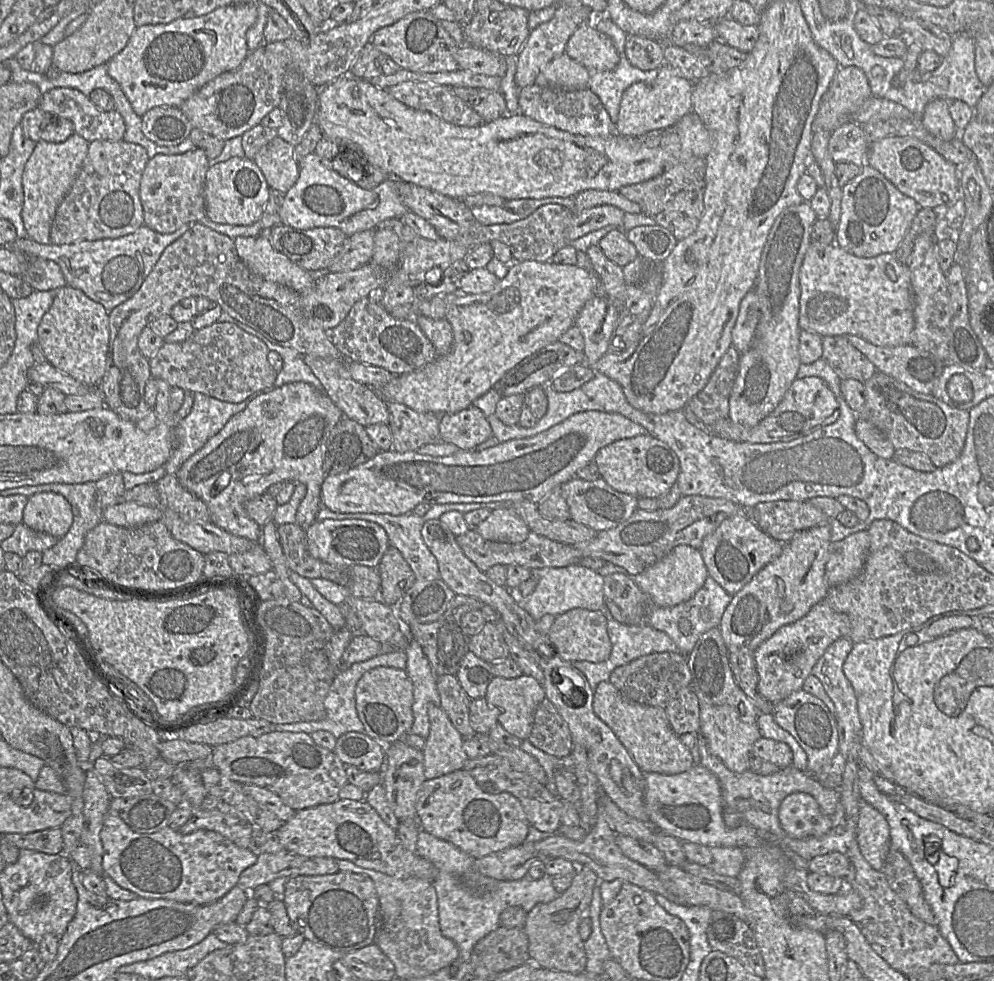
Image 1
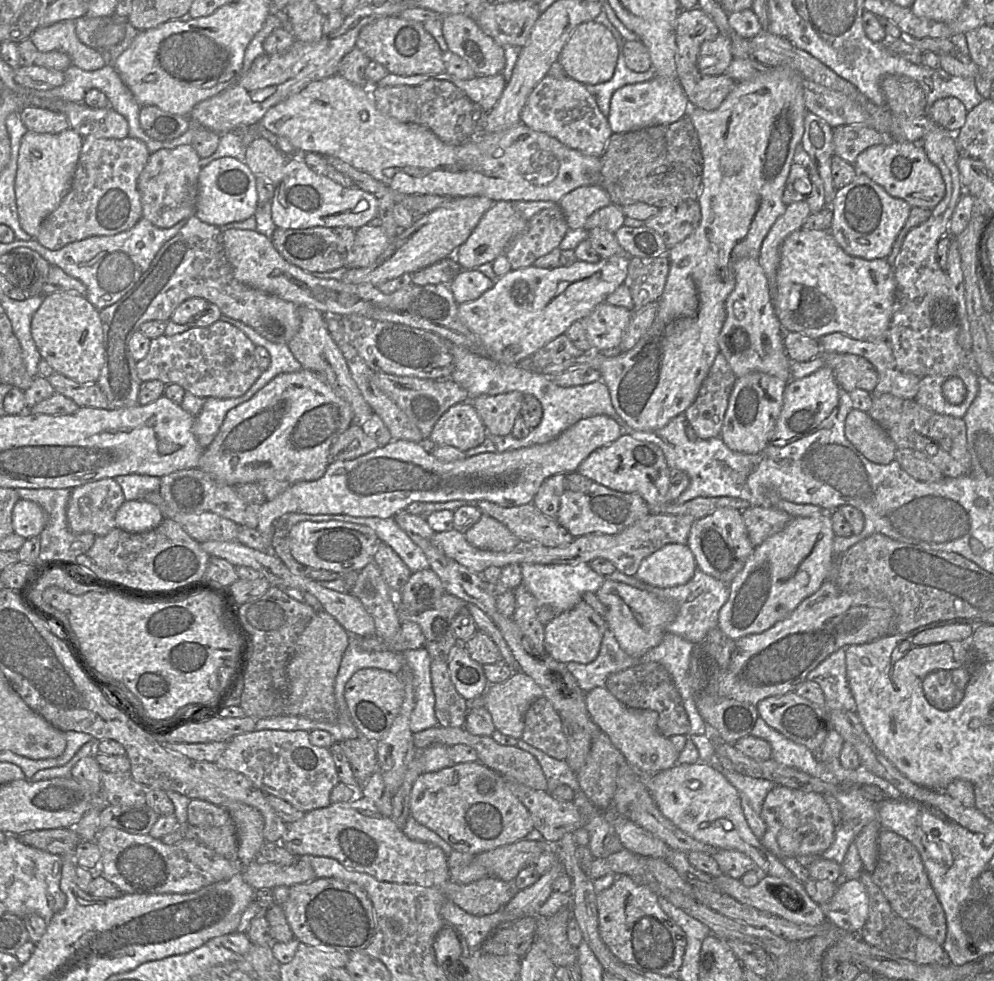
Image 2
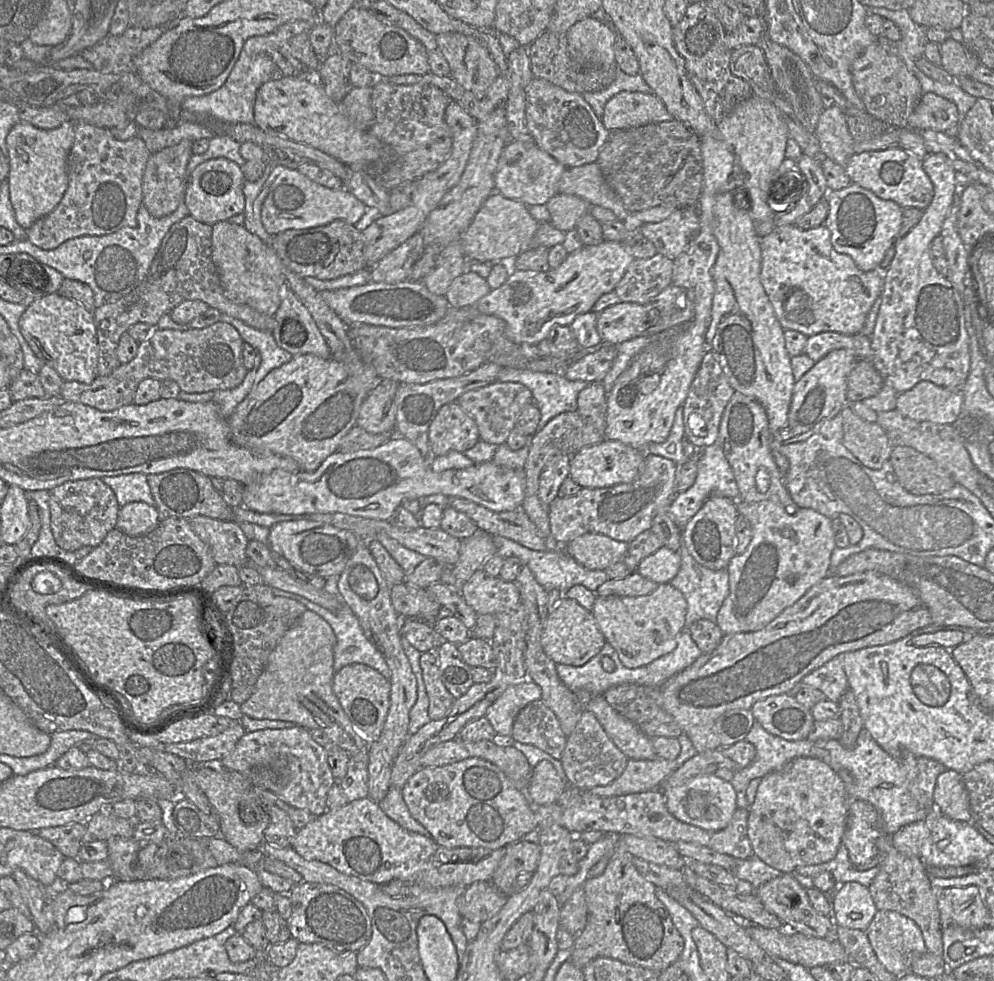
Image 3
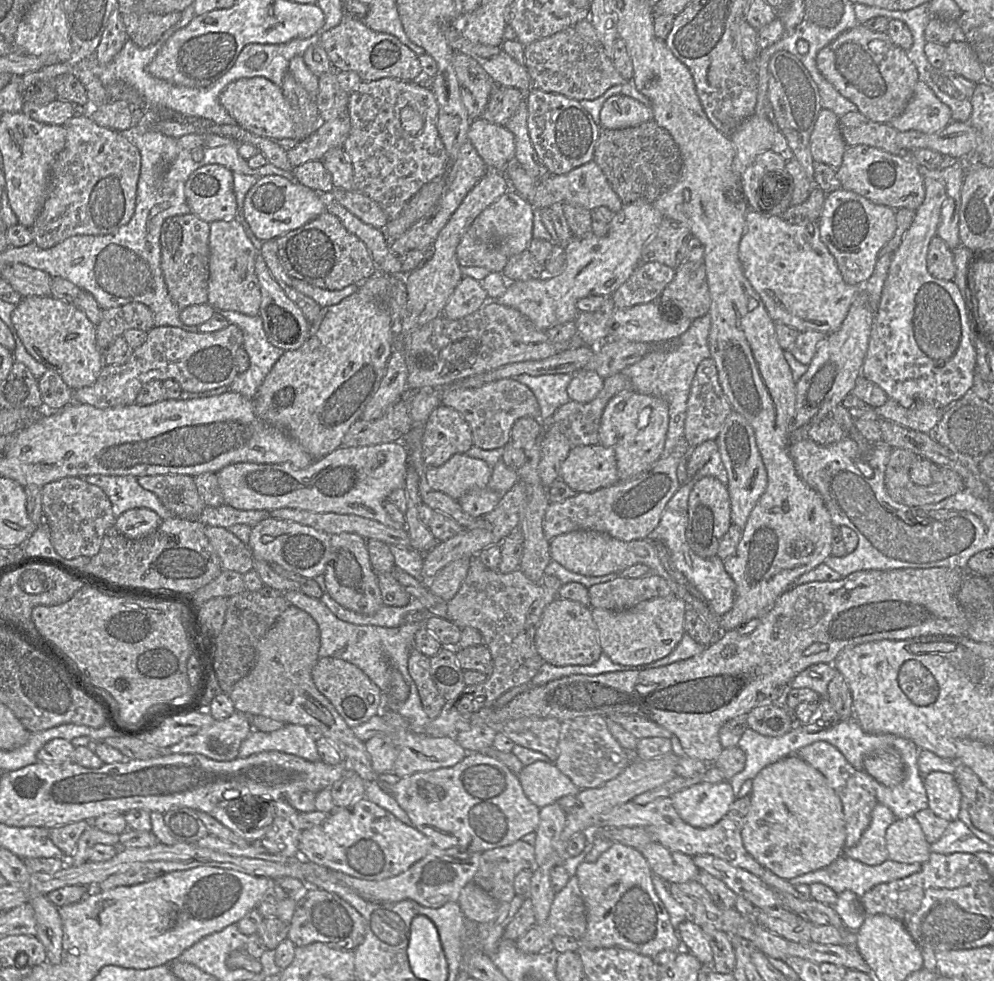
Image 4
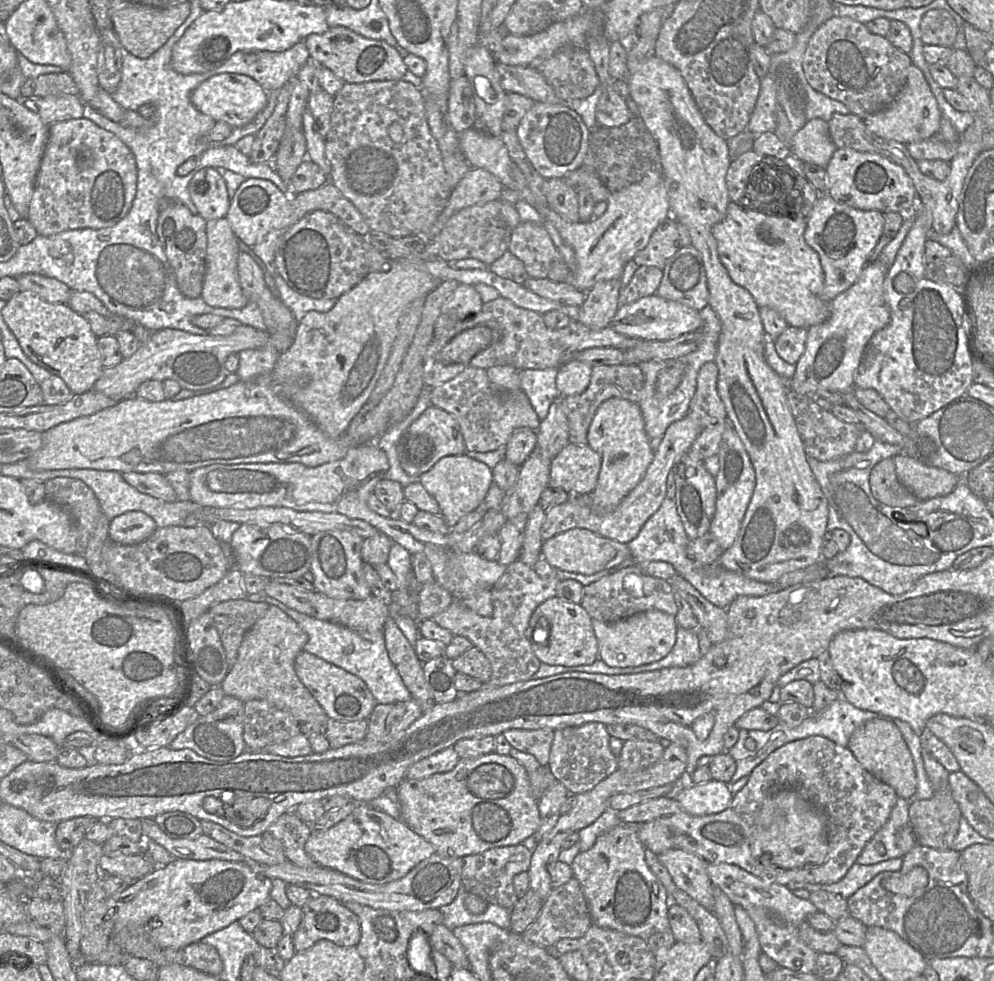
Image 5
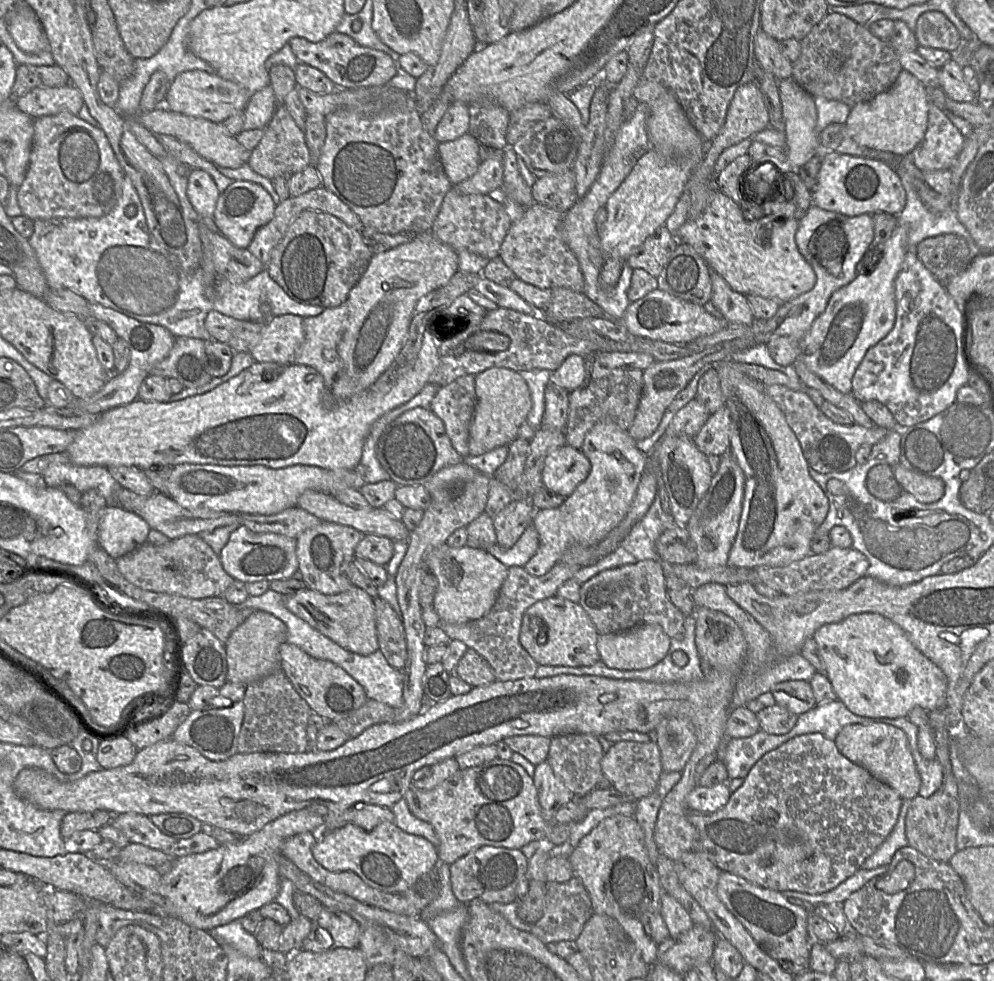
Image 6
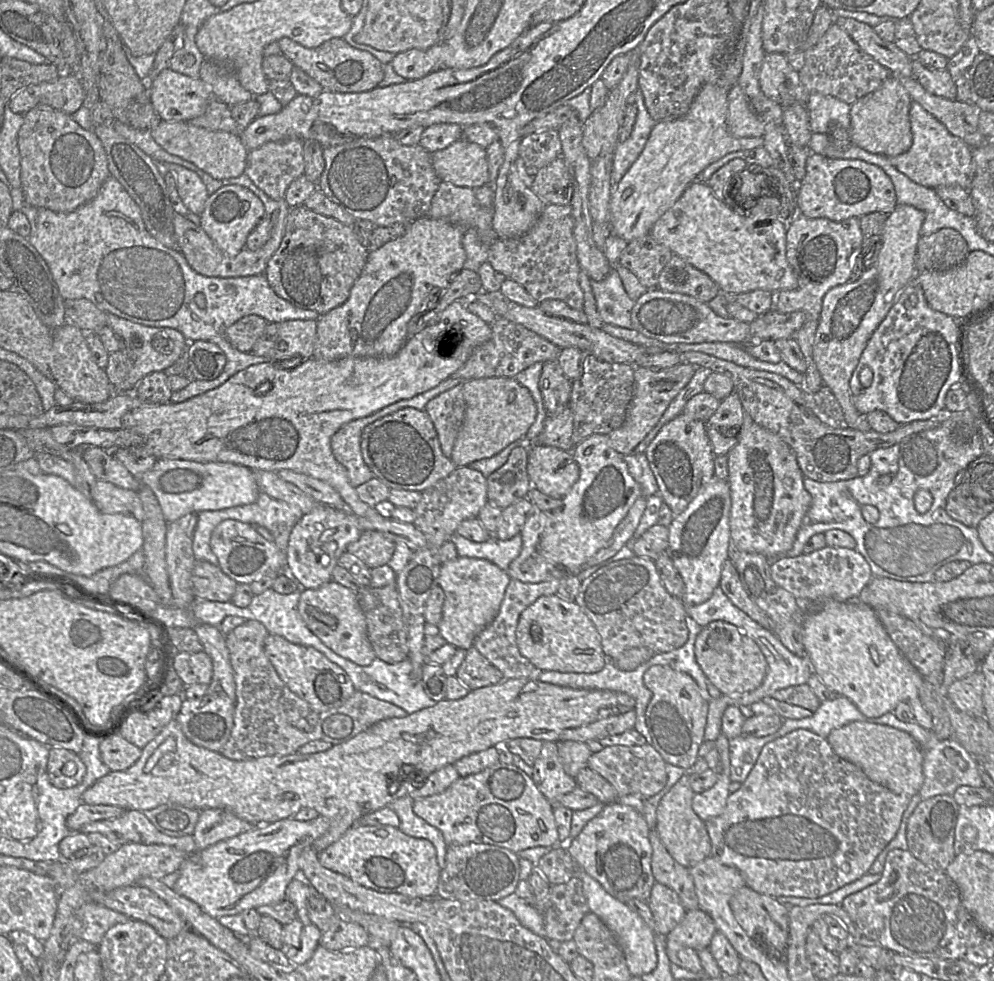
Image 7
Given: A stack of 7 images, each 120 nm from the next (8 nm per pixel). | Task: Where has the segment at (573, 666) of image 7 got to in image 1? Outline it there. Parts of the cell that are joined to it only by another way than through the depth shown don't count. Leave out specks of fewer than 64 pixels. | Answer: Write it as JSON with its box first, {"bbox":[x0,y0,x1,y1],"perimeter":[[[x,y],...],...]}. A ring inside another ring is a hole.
{"bbox":[547,609,612,663],"perimeter":[[[572,609],[556,616],[547,635],[556,655],[564,661],[588,661],[599,663],[607,660],[611,654],[612,645],[607,632],[607,618],[603,611]]]}

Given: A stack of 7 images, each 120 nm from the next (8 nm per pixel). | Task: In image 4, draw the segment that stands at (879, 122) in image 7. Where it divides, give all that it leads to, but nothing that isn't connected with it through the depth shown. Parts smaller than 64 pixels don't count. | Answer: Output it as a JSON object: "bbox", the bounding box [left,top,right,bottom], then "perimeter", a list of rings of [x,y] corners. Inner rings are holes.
{"bbox":[888,80,951,133],"perimeter":[[[918,80],[913,96],[904,111],[888,124],[898,132],[916,130],[934,133],[943,129],[951,121],[950,108],[937,98],[926,83]]]}

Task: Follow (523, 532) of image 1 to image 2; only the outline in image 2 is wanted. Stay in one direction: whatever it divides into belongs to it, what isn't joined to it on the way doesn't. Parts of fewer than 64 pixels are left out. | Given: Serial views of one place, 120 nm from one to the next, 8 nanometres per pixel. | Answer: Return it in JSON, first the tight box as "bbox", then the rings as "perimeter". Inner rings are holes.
{"bbox":[465,515,520,552],"perimeter":[[[482,515],[465,538],[472,546],[493,552],[510,551],[520,542],[505,525],[488,515]]]}

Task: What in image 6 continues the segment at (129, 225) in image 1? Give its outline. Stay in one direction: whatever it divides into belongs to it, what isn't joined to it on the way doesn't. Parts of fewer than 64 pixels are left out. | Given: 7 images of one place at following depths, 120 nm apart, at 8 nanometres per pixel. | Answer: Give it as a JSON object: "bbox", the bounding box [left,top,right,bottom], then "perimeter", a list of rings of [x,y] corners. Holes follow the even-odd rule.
{"bbox":[17,113,125,220],"perimeter":[[[69,113],[42,116],[34,119],[34,134],[29,165],[23,183],[17,188],[17,201],[22,215],[31,220],[62,218],[100,218],[117,205],[125,174],[113,149],[100,129]]]}

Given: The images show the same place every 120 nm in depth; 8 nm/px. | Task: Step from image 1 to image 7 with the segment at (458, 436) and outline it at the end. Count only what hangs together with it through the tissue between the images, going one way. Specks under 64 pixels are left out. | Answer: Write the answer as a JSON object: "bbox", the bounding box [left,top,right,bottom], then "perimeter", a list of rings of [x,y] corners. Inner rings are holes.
{"bbox":[360,407,457,492],"perimeter":[[[412,407],[400,409],[367,425],[361,434],[360,449],[374,477],[390,489],[422,492],[457,468],[442,453],[428,414]]]}

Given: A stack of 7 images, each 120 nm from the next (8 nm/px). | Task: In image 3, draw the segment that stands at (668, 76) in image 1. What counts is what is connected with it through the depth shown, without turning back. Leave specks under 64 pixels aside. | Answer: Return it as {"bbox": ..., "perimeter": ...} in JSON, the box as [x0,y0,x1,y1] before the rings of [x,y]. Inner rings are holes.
{"bbox":[603,91,672,131],"perimeter":[[[621,91],[606,103],[603,124],[607,130],[615,131],[672,119],[654,93]]]}

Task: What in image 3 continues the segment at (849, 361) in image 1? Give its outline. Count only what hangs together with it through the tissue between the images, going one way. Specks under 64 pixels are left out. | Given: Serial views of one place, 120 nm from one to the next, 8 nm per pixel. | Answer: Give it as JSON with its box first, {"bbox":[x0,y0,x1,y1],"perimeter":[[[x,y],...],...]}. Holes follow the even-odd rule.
{"bbox":[846,359,883,401],"perimeter":[[[857,359],[847,377],[846,400],[862,401],[876,395],[883,386],[883,378],[868,359]]]}

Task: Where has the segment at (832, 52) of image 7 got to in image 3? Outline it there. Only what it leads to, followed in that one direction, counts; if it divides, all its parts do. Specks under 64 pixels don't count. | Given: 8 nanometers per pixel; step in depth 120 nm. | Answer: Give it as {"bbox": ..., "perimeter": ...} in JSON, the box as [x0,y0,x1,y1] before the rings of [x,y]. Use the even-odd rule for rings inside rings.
{"bbox":[851,36,922,128],"perimeter":[[[878,36],[878,43],[867,47],[851,65],[855,92],[865,105],[865,111],[890,128],[908,127],[908,118],[918,105],[922,87],[918,78],[898,57],[894,43]]]}

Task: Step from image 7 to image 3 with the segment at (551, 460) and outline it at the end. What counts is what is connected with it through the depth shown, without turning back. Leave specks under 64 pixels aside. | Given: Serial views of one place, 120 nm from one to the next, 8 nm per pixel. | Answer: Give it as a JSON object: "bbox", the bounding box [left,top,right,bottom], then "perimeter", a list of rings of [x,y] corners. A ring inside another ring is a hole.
{"bbox":[569,439,646,488],"perimeter":[[[604,439],[585,447],[570,457],[569,477],[582,488],[603,488],[632,482],[640,472],[646,452],[635,449],[620,441]]]}

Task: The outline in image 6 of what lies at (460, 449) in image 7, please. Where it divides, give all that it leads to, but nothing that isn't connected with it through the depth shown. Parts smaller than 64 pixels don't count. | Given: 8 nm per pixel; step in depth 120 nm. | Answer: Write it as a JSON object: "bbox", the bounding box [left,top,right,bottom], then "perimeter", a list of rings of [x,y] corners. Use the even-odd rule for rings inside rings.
{"bbox":[469,367,532,456],"perimeter":[[[492,367],[475,375],[476,405],[469,427],[469,455],[479,456],[518,437],[520,426],[532,408],[530,390],[519,372]]]}

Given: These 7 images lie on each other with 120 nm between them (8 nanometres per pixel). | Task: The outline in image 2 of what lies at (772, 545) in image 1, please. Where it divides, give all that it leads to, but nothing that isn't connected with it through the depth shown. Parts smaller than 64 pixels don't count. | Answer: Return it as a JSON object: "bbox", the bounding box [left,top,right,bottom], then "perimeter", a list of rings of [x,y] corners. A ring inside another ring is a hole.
{"bbox":[687,508,755,584],"perimeter":[[[720,508],[696,519],[690,529],[687,546],[692,551],[699,569],[728,584],[742,570],[755,548],[749,540],[742,511],[735,508]]]}

